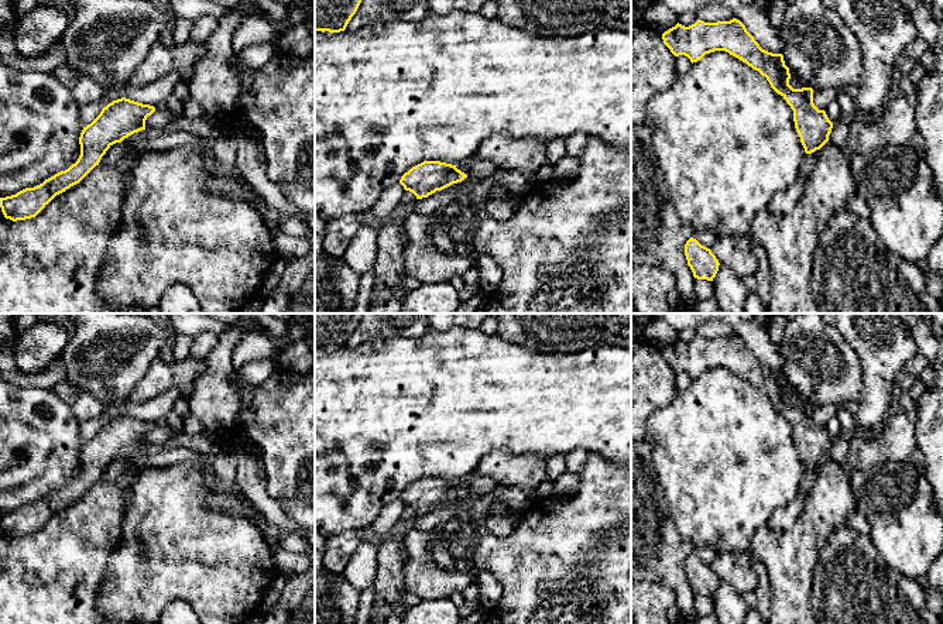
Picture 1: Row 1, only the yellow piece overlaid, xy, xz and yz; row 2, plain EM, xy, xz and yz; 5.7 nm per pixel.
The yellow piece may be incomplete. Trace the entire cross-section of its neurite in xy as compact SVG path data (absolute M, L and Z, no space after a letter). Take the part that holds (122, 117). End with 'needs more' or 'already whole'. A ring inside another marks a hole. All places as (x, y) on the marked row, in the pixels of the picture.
M126 97L109 103L90 124L83 127L79 137L80 155L75 164L34 188L0 198L4 217L13 222L35 217L56 195L79 184L99 165L113 144L145 130L145 120L154 112L154 106Z | already whole

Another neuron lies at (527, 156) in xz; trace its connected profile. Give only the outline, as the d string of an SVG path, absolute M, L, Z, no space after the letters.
M495 133L483 141L476 158L488 161L495 169L532 175L546 164L546 144L538 138L514 138Z

